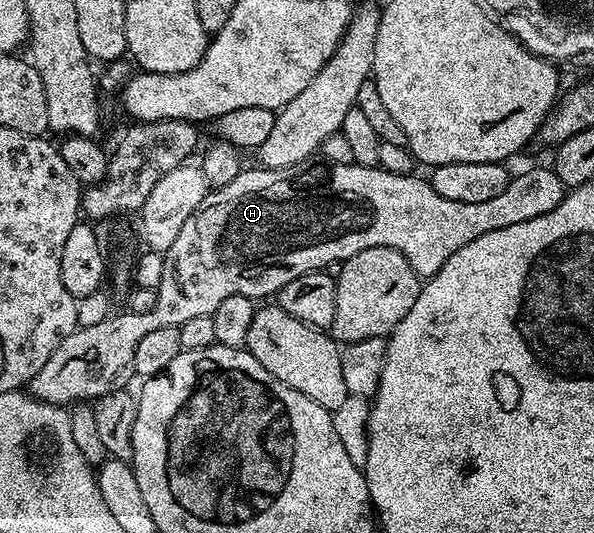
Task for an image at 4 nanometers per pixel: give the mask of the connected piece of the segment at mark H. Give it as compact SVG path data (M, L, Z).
M322 164L300 171L245 167L239 175L235 175L230 185L212 190L191 219L183 223L175 243L171 243L163 255L163 279L156 289L155 307L146 313L122 311L118 317L117 314L110 315L103 319L103 323L95 323L95 327L79 327L67 335L67 339L55 347L55 355L39 367L39 375L29 381L28 392L38 401L62 407L96 402L97 398L126 388L130 384L128 381L134 380L135 351L143 335L149 331L159 331L159 327L177 327L199 315L211 317L223 299L235 295L250 299L272 298L280 289L287 287L291 279L328 270L359 251L367 251L367 247L391 247L399 251L399 255L411 263L418 277L428 279L440 271L443 263L447 263L459 247L467 247L471 239L479 239L479 235L487 235L487 231L503 231L503 227L527 223L527 219L547 215L559 207L567 192L567 186L561 182L559 175L555 175L552 168L545 167L529 169L518 177L517 174L510 176L507 191L496 199L487 199L483 203L451 203L451 199L443 199L443 195L439 195L439 191L435 191L424 176L393 174L377 165Z

